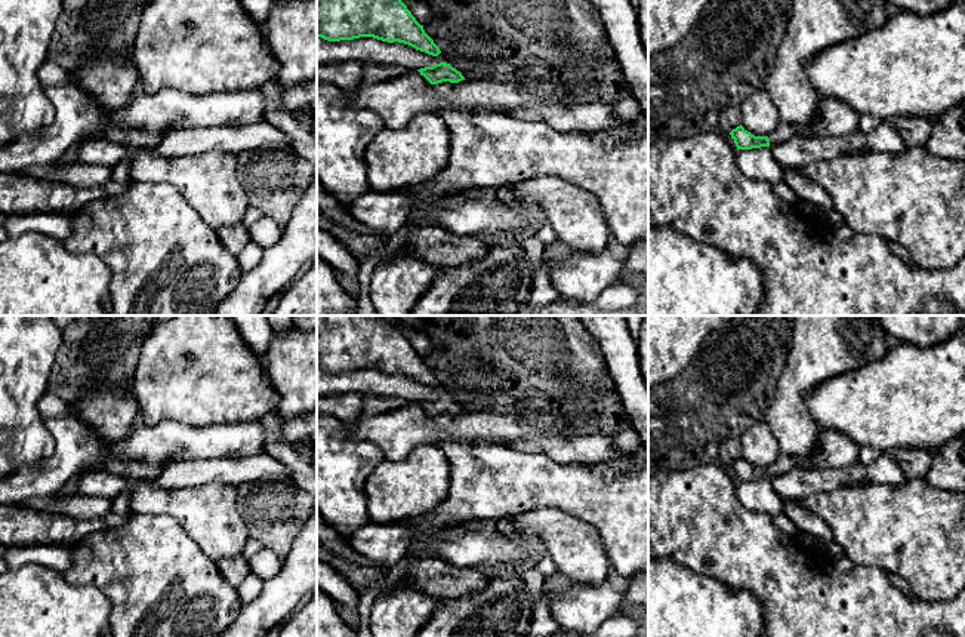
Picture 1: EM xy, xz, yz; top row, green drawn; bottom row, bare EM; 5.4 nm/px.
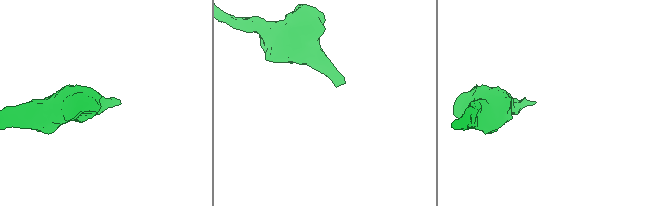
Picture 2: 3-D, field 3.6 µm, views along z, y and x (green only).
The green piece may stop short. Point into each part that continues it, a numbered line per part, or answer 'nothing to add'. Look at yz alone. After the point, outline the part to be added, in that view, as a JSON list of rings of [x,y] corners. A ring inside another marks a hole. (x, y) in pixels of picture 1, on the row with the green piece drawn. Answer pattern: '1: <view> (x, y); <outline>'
1: yz (835, 117); [[[823,99],[813,126],[781,123],[768,135],[770,147],[796,136],[844,136],[858,130],[861,114],[838,99]]]

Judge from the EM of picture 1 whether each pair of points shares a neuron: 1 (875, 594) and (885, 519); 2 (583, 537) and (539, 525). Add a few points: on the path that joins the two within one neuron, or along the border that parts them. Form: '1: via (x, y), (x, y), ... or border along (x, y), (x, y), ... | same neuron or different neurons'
1: border along (854, 565), (875, 565), (885, 571) | different neurons
2: via (573, 537), (566, 537), (549, 525) | same neuron

